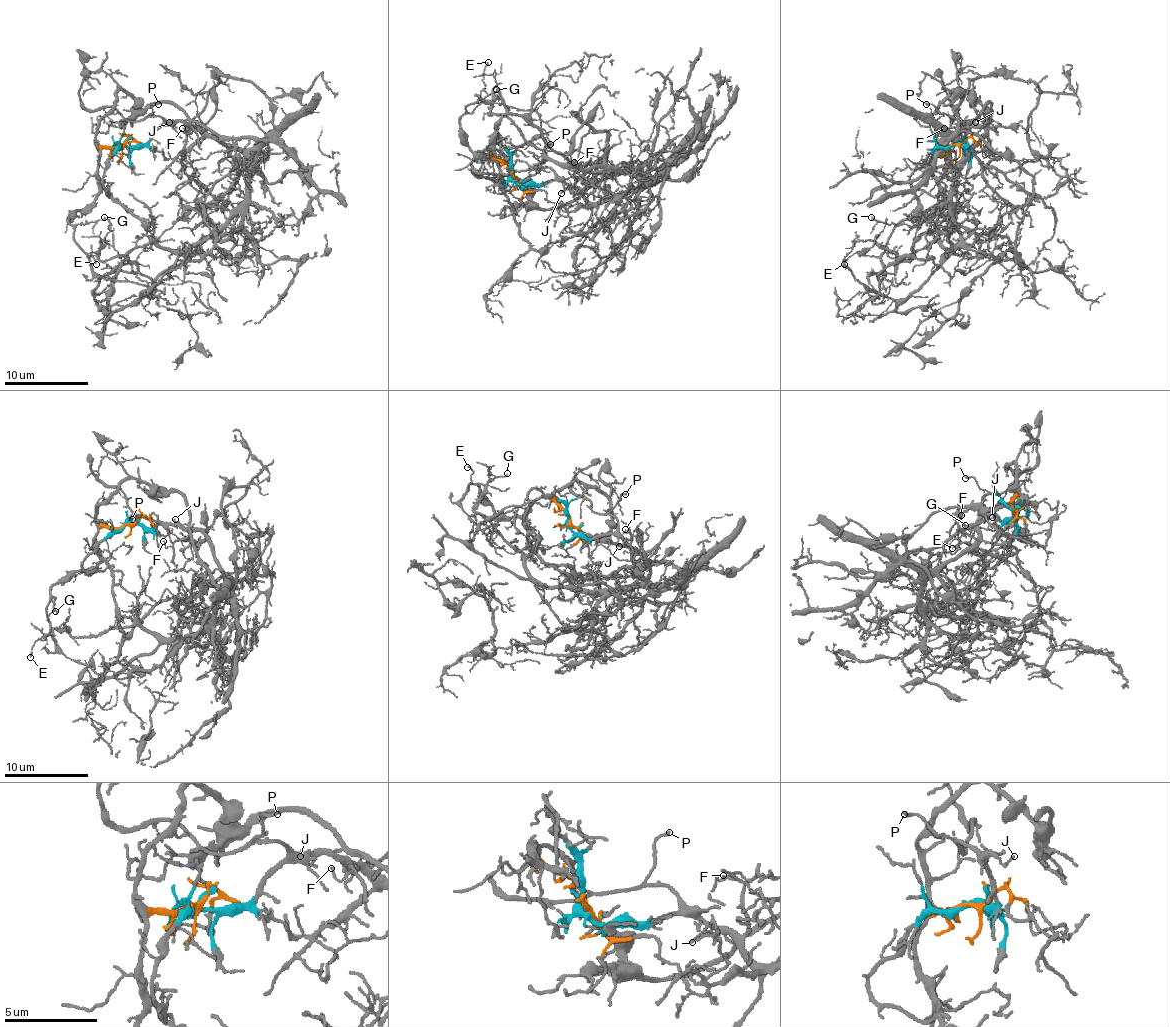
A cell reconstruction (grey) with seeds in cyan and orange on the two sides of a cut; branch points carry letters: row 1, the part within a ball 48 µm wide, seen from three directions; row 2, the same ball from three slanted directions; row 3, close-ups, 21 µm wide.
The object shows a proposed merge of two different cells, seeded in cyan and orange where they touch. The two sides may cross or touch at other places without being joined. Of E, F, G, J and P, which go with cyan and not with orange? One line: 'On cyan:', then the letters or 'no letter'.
On cyan: F, J, P

